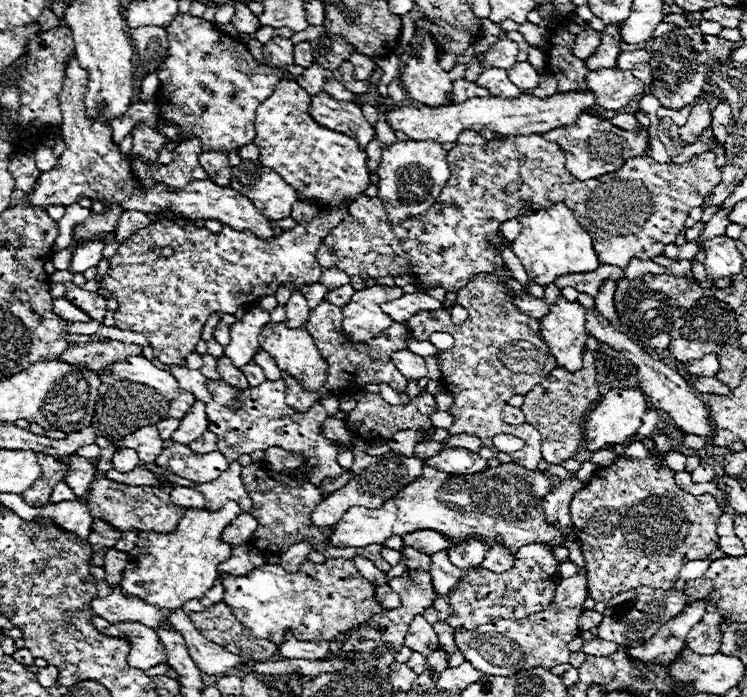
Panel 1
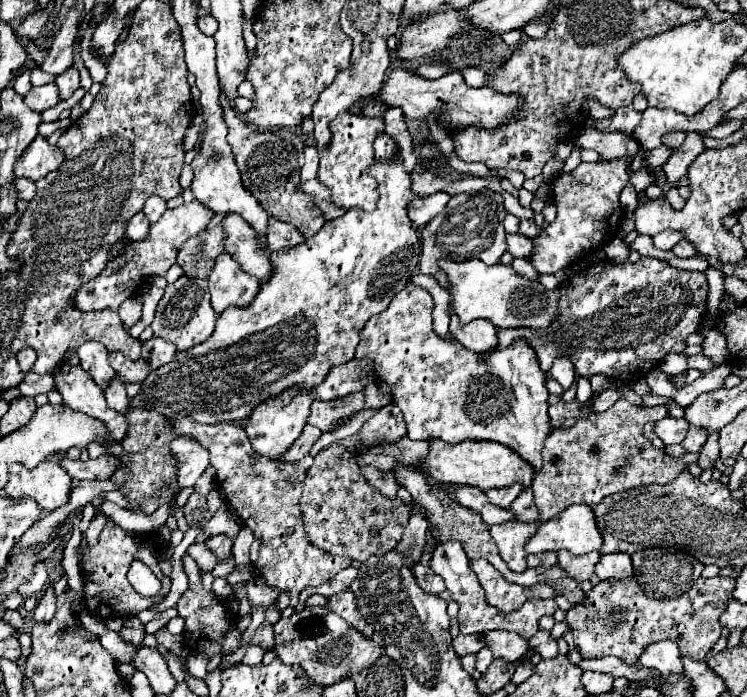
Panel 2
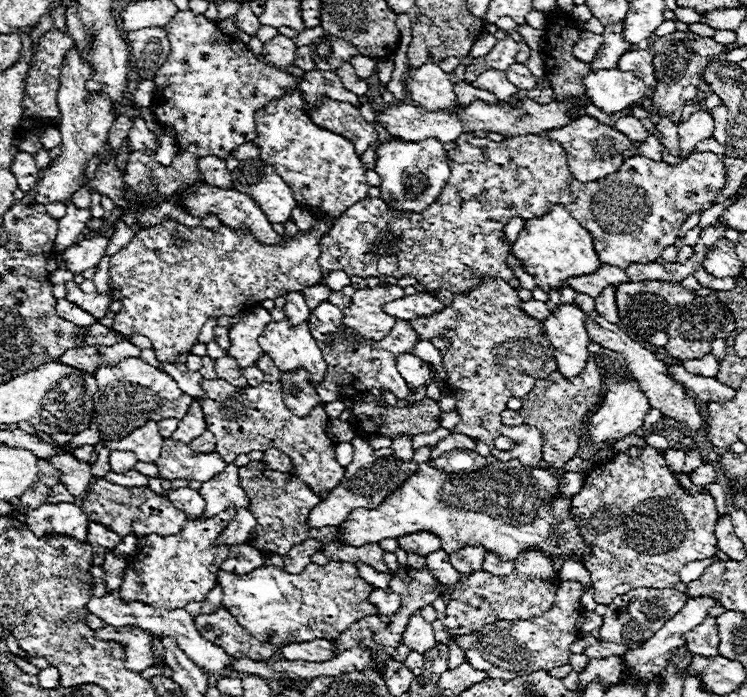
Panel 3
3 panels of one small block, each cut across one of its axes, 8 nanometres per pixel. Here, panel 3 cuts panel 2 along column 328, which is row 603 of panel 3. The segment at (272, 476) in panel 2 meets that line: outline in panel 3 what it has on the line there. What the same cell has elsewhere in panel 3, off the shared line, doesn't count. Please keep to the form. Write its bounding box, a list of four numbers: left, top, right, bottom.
[456,580,582,678]

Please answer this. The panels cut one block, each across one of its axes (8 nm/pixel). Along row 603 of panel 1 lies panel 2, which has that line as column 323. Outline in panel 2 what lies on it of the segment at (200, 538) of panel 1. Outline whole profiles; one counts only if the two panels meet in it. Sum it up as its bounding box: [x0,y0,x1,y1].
[318,112,384,212]

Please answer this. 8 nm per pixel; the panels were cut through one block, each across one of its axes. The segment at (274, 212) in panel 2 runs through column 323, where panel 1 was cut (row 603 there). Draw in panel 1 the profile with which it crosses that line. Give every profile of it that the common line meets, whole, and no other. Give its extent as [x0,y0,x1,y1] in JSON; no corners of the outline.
[188,602,278,662]

